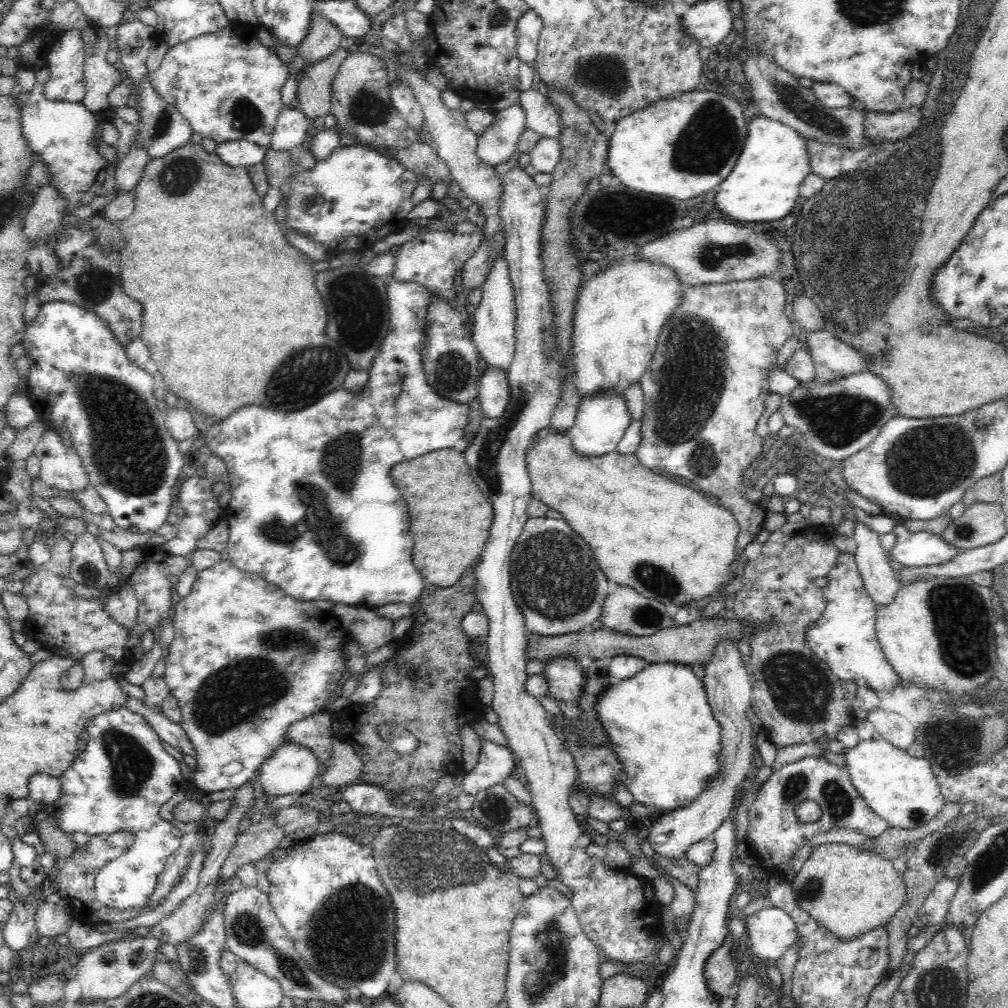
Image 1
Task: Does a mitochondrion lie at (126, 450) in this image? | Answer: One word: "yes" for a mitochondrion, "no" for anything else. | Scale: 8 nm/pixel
yes

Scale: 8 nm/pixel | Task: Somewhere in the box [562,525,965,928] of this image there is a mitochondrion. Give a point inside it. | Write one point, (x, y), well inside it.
(796, 685)

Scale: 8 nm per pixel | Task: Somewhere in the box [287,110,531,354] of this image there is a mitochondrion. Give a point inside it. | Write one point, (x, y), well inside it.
(354, 290)

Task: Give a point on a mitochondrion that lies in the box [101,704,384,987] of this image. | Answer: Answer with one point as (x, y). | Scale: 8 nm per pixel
(197, 958)

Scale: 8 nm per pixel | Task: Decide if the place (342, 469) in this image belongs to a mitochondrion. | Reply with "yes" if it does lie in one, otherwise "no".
yes

